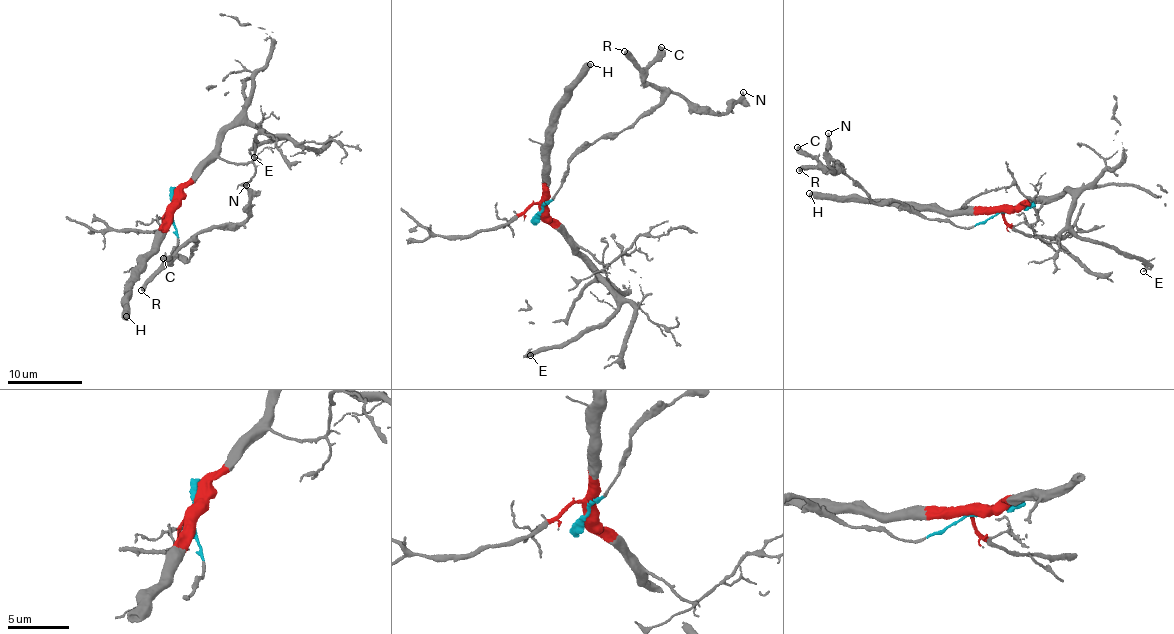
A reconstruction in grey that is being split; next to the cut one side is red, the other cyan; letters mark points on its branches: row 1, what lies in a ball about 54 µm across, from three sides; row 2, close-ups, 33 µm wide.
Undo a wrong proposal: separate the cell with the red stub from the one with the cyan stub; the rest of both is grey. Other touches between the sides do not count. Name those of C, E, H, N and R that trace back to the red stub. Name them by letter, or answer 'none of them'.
E, H

